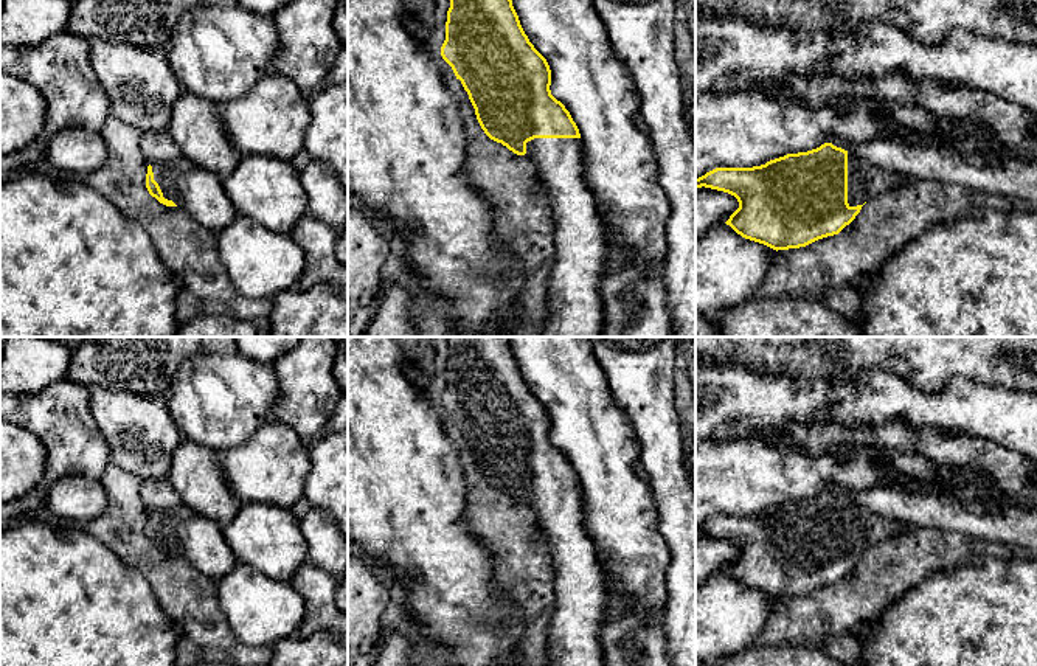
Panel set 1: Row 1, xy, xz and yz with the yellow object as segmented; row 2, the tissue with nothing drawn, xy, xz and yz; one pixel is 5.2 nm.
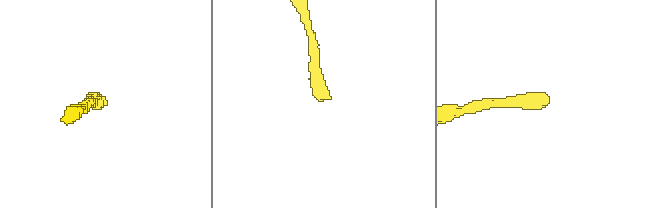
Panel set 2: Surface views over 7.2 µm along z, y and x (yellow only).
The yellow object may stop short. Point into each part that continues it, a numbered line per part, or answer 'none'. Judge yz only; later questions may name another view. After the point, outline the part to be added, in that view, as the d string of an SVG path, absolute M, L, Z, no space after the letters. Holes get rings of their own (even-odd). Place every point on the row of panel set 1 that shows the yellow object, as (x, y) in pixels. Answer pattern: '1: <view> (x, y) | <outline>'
1: yz (865, 180) | M848 151L848 203L863 205L880 193L902 186L908 177L888 172Z

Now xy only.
1: xy (197, 191) | M183 155L149 165L163 197L172 200L196 222L219 233L234 220L238 213L217 174L192 165Z

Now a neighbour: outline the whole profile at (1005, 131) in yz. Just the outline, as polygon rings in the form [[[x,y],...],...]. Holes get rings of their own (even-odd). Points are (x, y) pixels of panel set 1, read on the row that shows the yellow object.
[[[902,70],[877,79],[845,79],[834,73],[801,76],[790,73],[782,82],[754,84],[748,90],[761,90],[778,98],[798,98],[810,109],[835,106],[848,101],[874,101],[885,115],[890,104],[914,104],[941,120],[970,123],[976,132],[941,141],[931,134],[914,134],[888,124],[888,140],[942,147],[962,155],[980,154],[989,160],[1017,158],[1031,161],[1037,152],[1037,115],[990,92],[964,85],[944,85],[933,79],[911,79]]]

